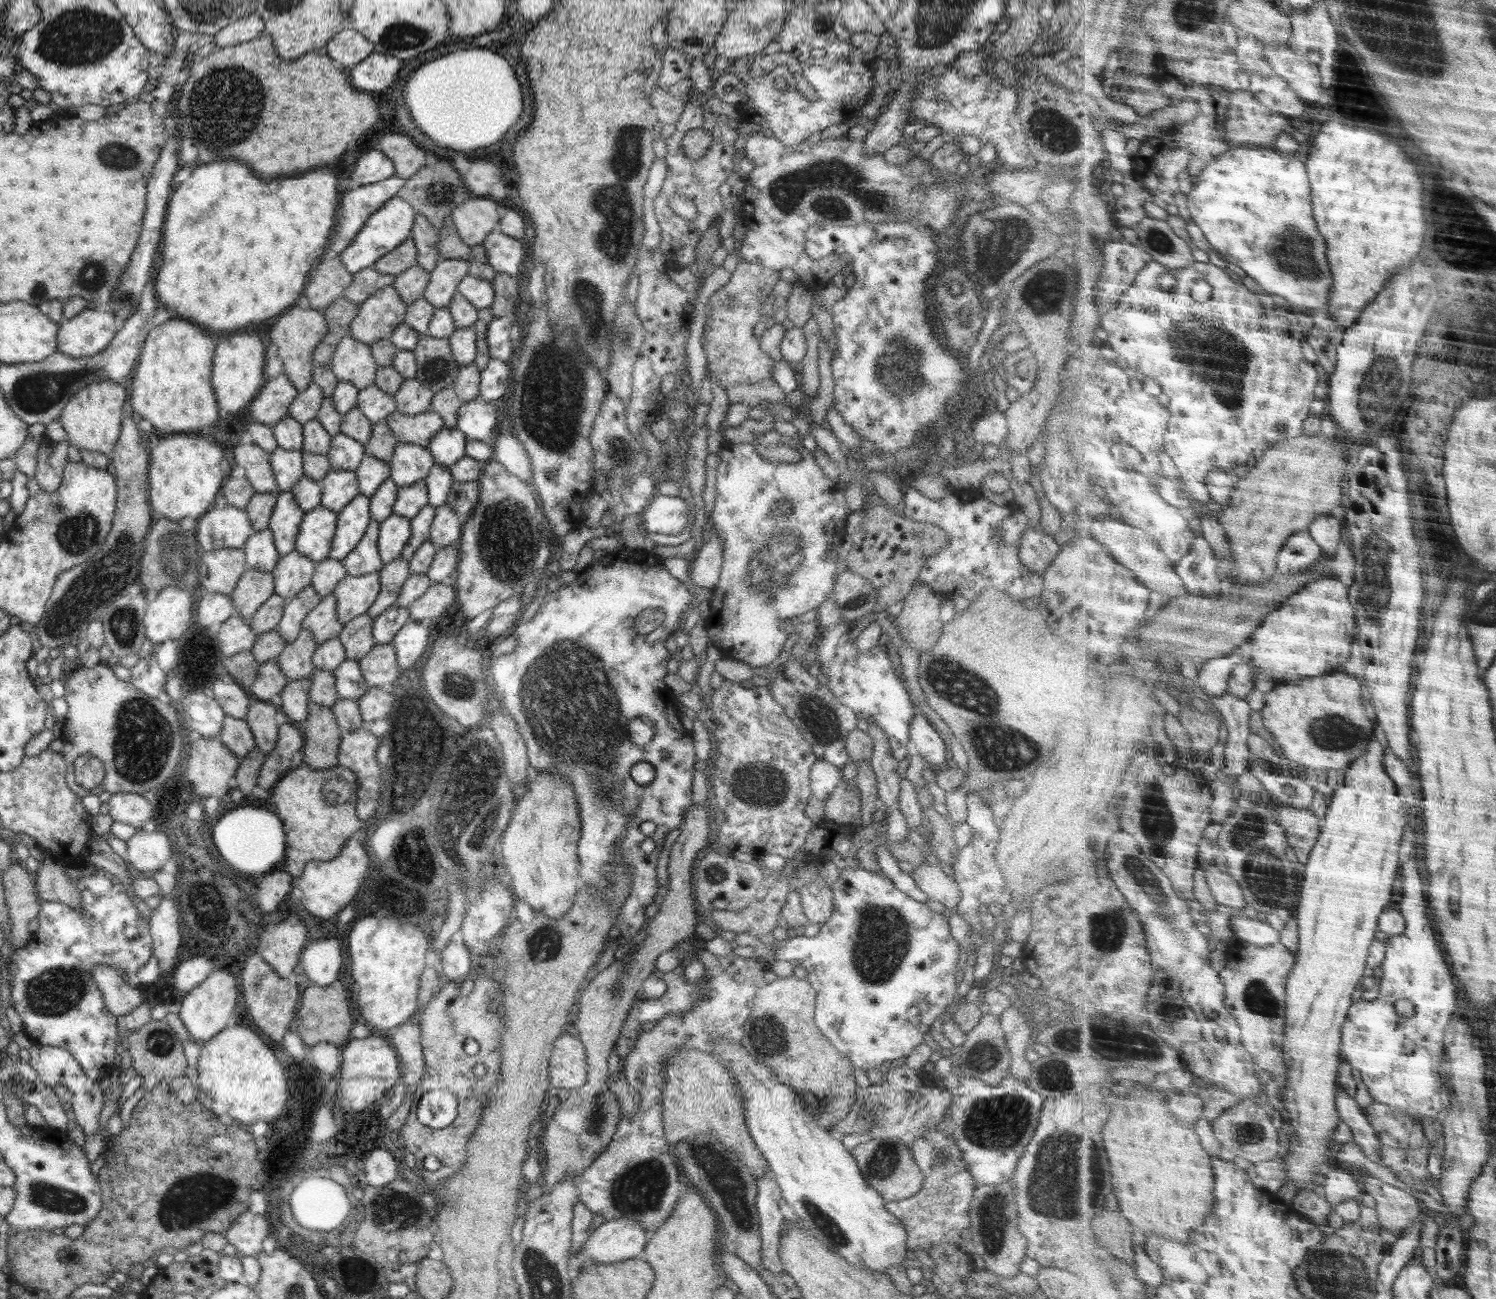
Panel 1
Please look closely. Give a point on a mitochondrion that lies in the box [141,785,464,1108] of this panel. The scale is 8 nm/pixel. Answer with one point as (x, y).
(159, 1041)

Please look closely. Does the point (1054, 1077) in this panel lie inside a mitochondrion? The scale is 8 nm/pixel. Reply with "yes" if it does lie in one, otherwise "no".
yes

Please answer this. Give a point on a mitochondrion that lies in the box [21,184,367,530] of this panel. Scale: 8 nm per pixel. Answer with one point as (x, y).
(93, 275)

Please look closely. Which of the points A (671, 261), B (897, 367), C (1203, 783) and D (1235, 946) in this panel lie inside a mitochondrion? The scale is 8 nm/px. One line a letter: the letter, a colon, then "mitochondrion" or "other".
A: other
B: mitochondrion
C: other
D: other

